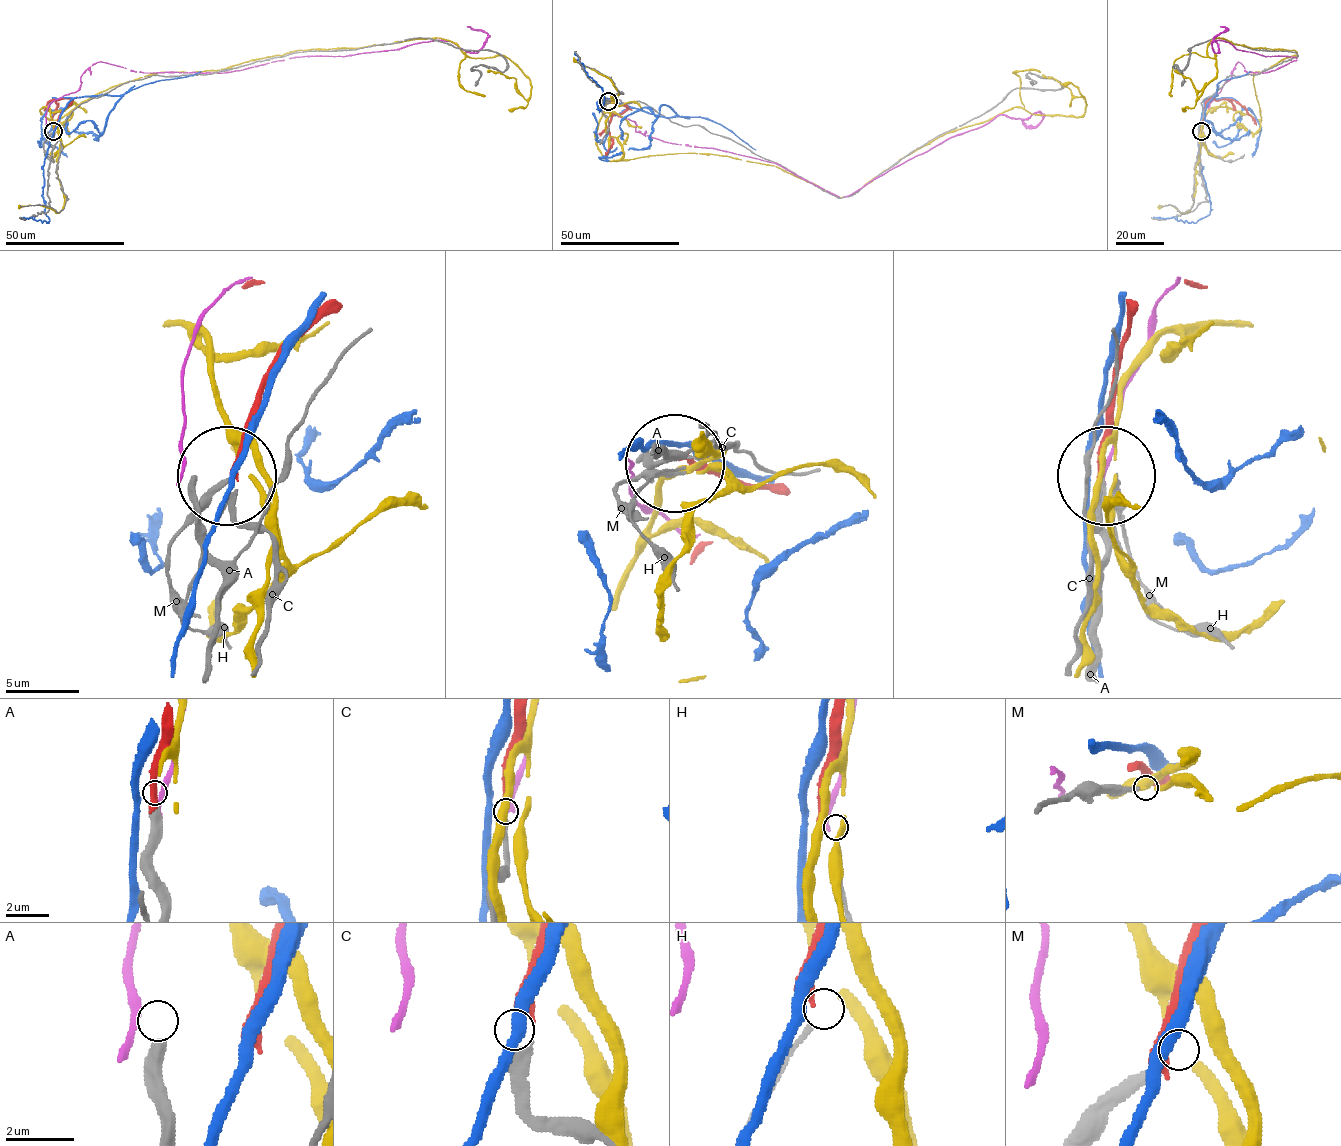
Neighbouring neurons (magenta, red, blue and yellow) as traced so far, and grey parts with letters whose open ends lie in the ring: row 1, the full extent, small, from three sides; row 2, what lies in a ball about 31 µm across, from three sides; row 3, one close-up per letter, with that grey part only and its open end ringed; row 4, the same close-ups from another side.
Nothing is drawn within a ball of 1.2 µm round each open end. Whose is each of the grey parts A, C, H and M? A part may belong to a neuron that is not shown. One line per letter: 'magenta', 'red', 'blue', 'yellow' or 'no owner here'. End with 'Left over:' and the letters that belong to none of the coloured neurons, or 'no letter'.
A: no owner here
C: red
H: no owner here
M: no owner here
Left over: A, H, M

